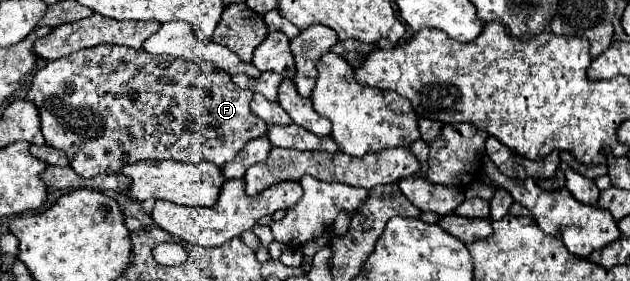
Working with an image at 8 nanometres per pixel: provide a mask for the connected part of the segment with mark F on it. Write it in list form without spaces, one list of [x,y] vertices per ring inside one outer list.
[[[100,45],[100,47],[90,47],[90,49],[82,49],[78,53],[72,53],[64,59],[56,59],[50,61],[46,67],[42,67],[30,85],[30,91],[26,95],[28,101],[32,101],[38,111],[40,111],[40,119],[42,119],[42,135],[46,139],[46,145],[54,147],[54,149],[62,149],[66,153],[66,157],[70,157],[70,167],[82,175],[82,177],[96,177],[96,175],[110,175],[110,173],[118,173],[124,165],[134,163],[138,159],[174,159],[174,161],[192,161],[192,163],[200,163],[200,161],[212,161],[214,165],[224,165],[228,161],[232,161],[236,157],[236,153],[252,139],[266,135],[268,125],[266,121],[262,121],[258,115],[252,113],[250,109],[250,101],[252,101],[252,91],[250,89],[240,89],[232,77],[228,73],[222,73],[222,69],[216,69],[214,65],[198,65],[198,63],[190,63],[190,61],[182,61],[182,59],[174,59],[174,57],[158,57],[158,55],[150,55],[144,49],[130,49],[124,45]]]

